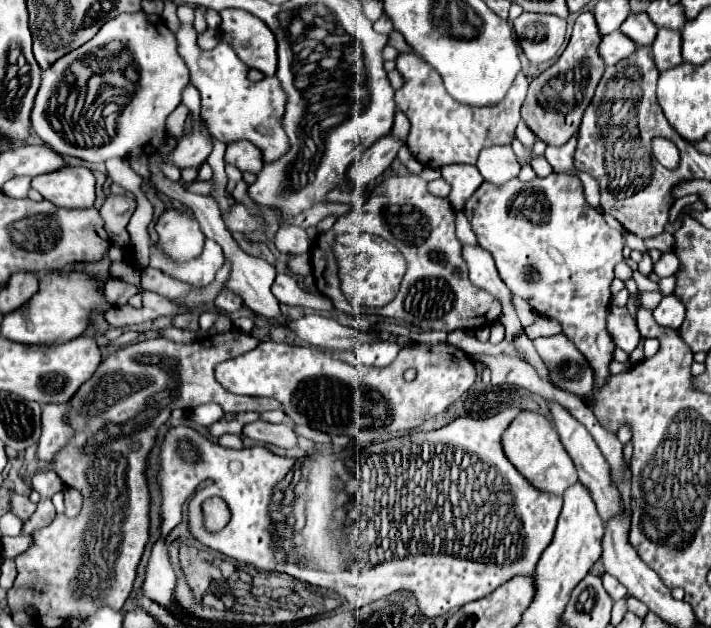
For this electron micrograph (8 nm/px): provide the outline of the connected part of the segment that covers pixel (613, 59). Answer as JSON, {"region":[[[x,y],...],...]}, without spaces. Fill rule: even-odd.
{"region":[[[615,31],[611,35],[605,35],[599,43],[599,57],[605,61],[605,65],[615,65],[619,63],[619,59],[625,59],[625,55],[631,55],[631,51],[637,45],[631,43],[631,39],[627,39],[627,35],[623,35],[621,31]]]}

